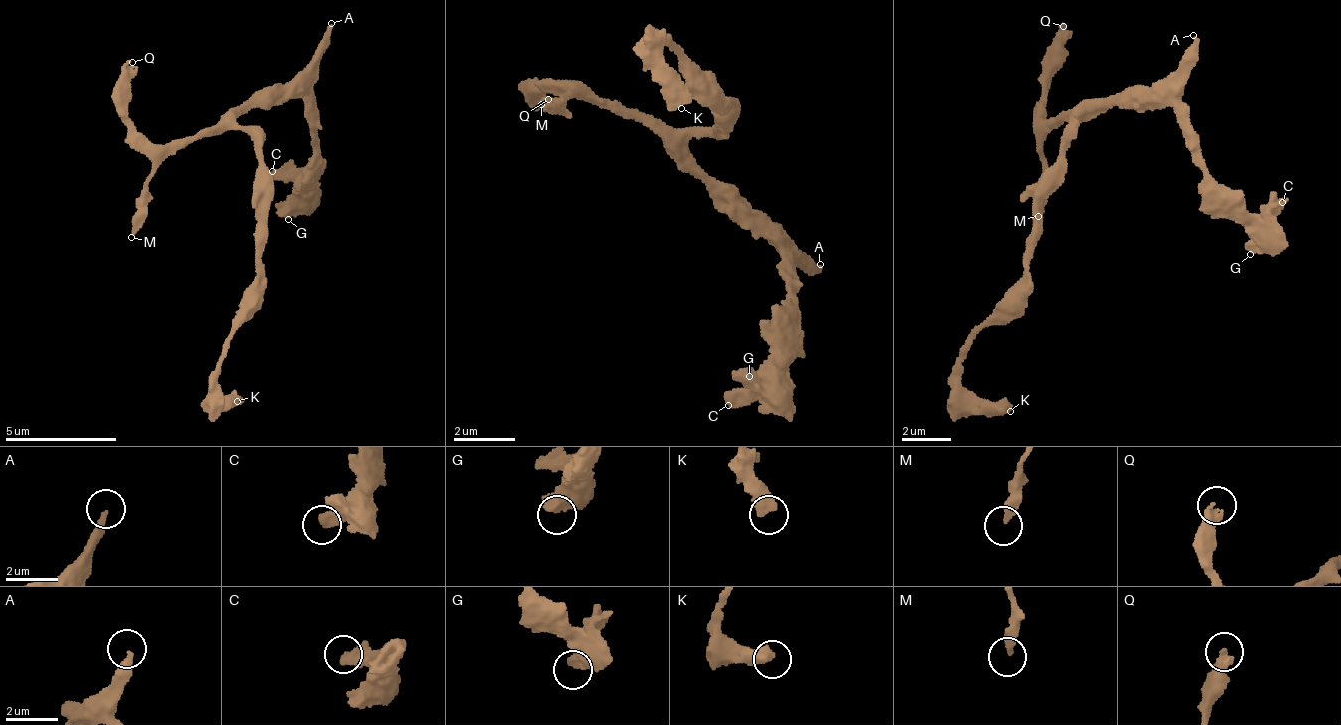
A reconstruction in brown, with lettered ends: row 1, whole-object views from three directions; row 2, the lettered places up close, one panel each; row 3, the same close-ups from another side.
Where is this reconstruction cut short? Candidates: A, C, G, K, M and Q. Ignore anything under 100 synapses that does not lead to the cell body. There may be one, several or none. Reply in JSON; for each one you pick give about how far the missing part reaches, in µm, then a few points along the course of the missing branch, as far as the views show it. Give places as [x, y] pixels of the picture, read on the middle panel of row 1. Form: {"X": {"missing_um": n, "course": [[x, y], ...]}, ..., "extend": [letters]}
{"A": {"missing_um": 110}, "extend": ["A"]}

